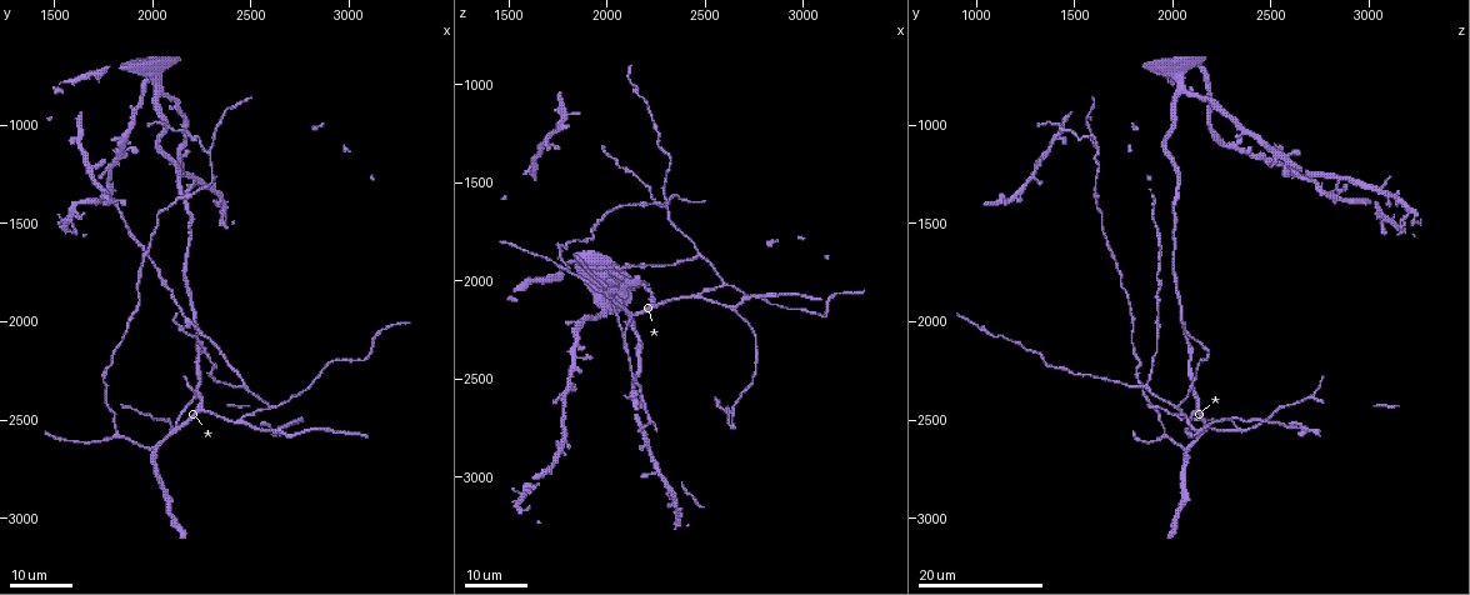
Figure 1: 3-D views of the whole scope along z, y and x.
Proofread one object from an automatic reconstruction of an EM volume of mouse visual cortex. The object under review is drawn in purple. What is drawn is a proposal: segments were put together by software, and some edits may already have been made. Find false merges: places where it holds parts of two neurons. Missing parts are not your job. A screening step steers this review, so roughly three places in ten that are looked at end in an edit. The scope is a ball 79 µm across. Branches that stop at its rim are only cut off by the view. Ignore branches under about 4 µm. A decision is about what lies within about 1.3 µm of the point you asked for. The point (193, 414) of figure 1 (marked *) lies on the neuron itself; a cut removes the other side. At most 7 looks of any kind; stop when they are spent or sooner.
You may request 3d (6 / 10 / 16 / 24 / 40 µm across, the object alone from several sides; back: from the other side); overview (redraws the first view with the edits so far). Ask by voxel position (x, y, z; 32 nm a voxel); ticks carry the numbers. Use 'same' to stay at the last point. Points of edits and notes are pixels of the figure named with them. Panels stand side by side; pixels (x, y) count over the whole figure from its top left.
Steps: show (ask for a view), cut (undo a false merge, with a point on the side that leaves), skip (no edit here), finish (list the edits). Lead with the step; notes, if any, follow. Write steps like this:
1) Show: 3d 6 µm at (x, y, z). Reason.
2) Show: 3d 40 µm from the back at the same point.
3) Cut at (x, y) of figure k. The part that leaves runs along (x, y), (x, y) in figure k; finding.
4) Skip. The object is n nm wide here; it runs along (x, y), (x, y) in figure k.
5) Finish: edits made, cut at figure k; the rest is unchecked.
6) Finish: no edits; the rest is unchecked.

Show: 3d 16 µm at (2450, 2490, 2080). Arms part here.

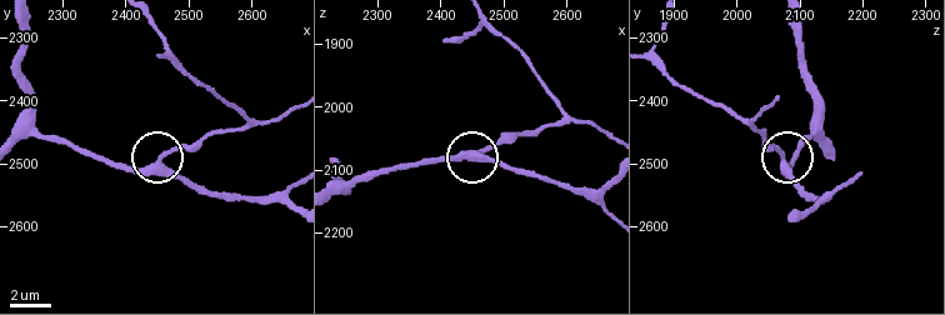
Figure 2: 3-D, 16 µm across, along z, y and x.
Show: 3d 6 µm at (2455, 2500, 2070).

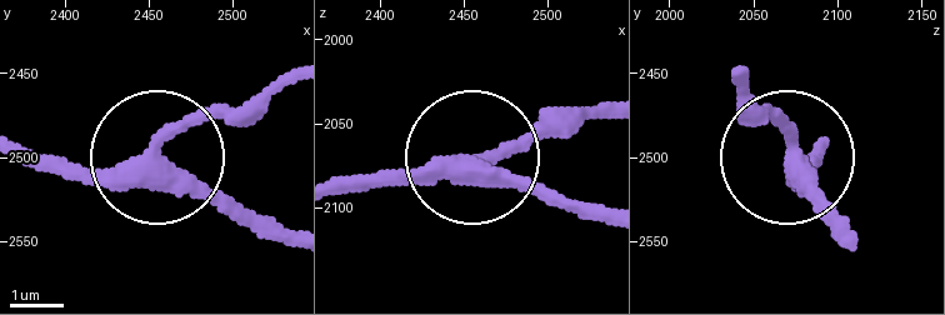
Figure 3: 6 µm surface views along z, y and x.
Skip. 3 arms meet here; one neuron here.

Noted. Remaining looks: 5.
Show: 3d 24 µm at (2250, 2430, 2120). Three arms meet.

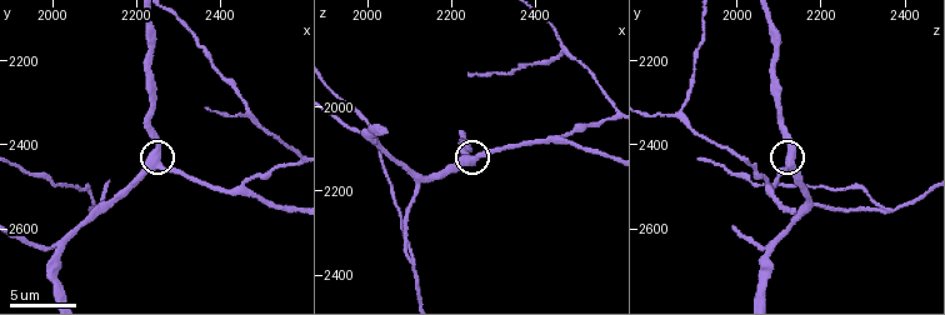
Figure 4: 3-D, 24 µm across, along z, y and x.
Show: 3d 10 µm at (2250, 2435, 2120). Closer look.

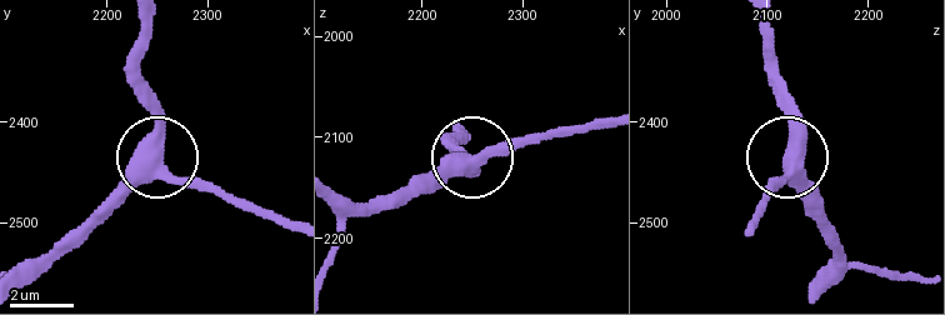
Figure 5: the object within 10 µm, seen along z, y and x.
Skip. It runs along (115, 193), (161, 163), (209, 181), (239, 205) in figure 5; continuous, no second neuron.

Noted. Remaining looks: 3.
Show: 3d 16 µm at (1790, 2220, 1830). Thick turns thin.

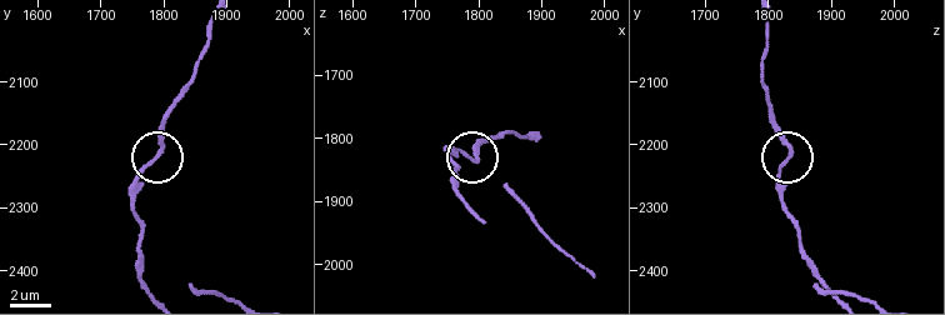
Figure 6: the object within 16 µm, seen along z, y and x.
Show: 3d 6 µm at (1800, 2205, 1830). Zoom in.

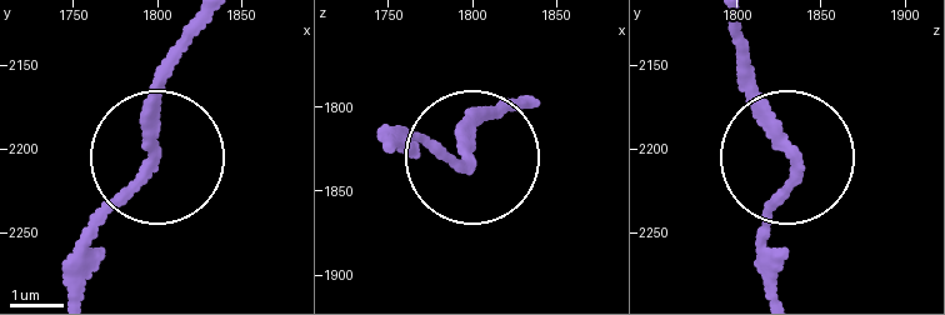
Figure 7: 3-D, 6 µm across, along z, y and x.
Skip. The object is 200 nm wide here; it runs along (388, 146), (415, 134), (469, 160), (495, 106) in figure 7; all the same neuron.

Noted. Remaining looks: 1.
Finish: no edits; the rest is unchecked.

